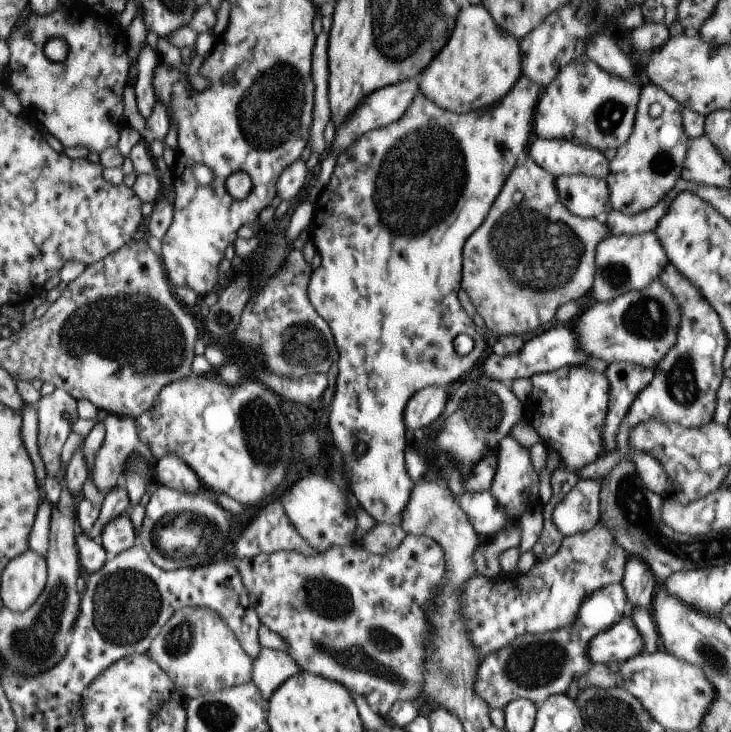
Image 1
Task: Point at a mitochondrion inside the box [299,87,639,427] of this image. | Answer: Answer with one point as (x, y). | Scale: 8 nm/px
(539, 255)

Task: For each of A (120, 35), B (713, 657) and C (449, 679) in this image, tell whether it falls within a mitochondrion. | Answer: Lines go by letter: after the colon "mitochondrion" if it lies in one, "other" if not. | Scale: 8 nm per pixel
A: other
B: mitochondrion
C: mitochondrion

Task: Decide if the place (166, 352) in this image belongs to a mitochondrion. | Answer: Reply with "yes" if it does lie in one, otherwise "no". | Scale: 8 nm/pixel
yes

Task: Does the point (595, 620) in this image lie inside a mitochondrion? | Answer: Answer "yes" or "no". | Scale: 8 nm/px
no

